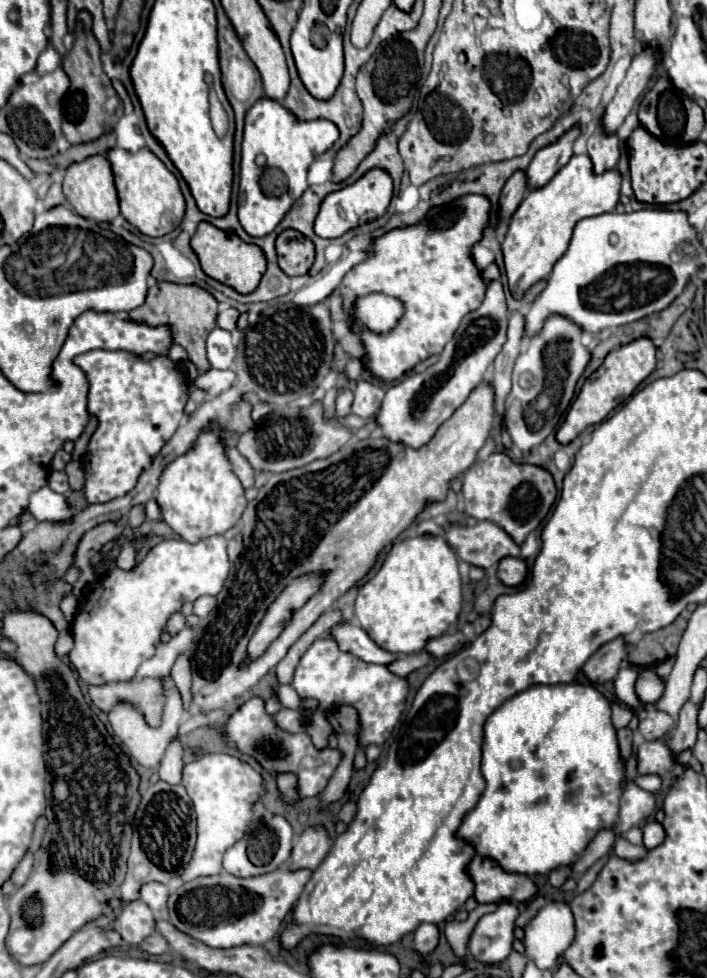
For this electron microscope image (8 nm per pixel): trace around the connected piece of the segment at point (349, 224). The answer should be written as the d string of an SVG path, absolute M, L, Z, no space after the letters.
M374 167L374 169L366 171L352 185L346 185L338 191L332 191L324 197L320 211L316 215L314 231L316 231L316 235L320 235L324 239L336 239L336 237L344 235L348 229L354 229L358 225L374 221L376 217L382 217L388 209L390 199L392 199L392 177L384 169Z

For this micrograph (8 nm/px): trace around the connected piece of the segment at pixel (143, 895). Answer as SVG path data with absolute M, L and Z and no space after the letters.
M148 883L144 885L144 889L140 889L140 899L158 913L166 911L166 903L168 903L168 887L162 883Z

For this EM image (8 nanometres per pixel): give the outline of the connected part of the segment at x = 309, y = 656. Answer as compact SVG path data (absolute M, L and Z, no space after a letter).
M316 639L310 649L302 655L292 687L300 697L316 697L320 701L322 711L330 711L338 703L350 703L358 709L360 715L360 745L368 747L370 743L382 745L394 725L398 723L404 707L406 707L406 695L408 695L408 683L406 679L400 679L392 675L384 665L372 665L366 661L360 661L358 657L352 657L350 653L340 653L332 641Z

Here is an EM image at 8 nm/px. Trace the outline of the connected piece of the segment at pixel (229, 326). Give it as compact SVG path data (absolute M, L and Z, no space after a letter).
M226 309L226 311L220 311L218 313L218 327L226 329L226 331L234 331L236 329L236 323L238 323L238 309Z

